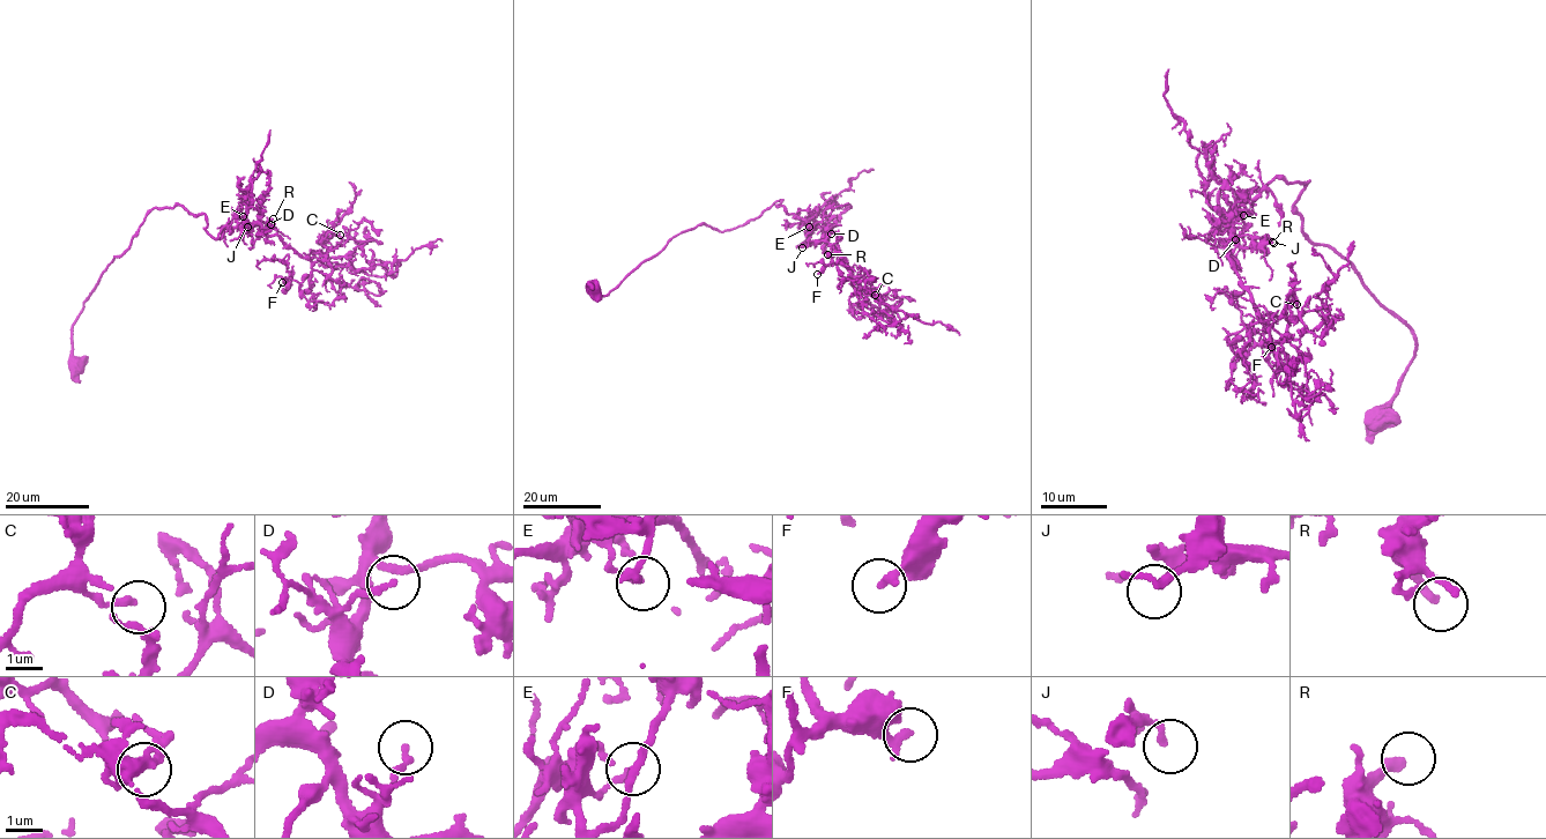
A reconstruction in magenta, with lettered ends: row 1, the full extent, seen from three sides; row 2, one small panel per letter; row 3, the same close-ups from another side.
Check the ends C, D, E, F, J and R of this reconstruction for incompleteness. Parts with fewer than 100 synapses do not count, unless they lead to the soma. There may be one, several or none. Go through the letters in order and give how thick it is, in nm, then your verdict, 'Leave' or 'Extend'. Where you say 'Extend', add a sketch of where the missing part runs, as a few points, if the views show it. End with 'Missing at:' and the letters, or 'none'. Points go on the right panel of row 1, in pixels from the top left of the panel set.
C: Thickness 170 nm. Leave
D: Thickness 160 nm. Leave
E: Thickness 160 nm. Leave
F: Thickness 200 nm. Leave
J: Thickness 170 nm. Leave
R: Thickness 240 nm. Extend. Course of what is missing: (1272, 242), (1273, 235), (1278, 230), (1283, 235), (1292, 222), (1249, 184), (1253, 180)
Missing at: R

